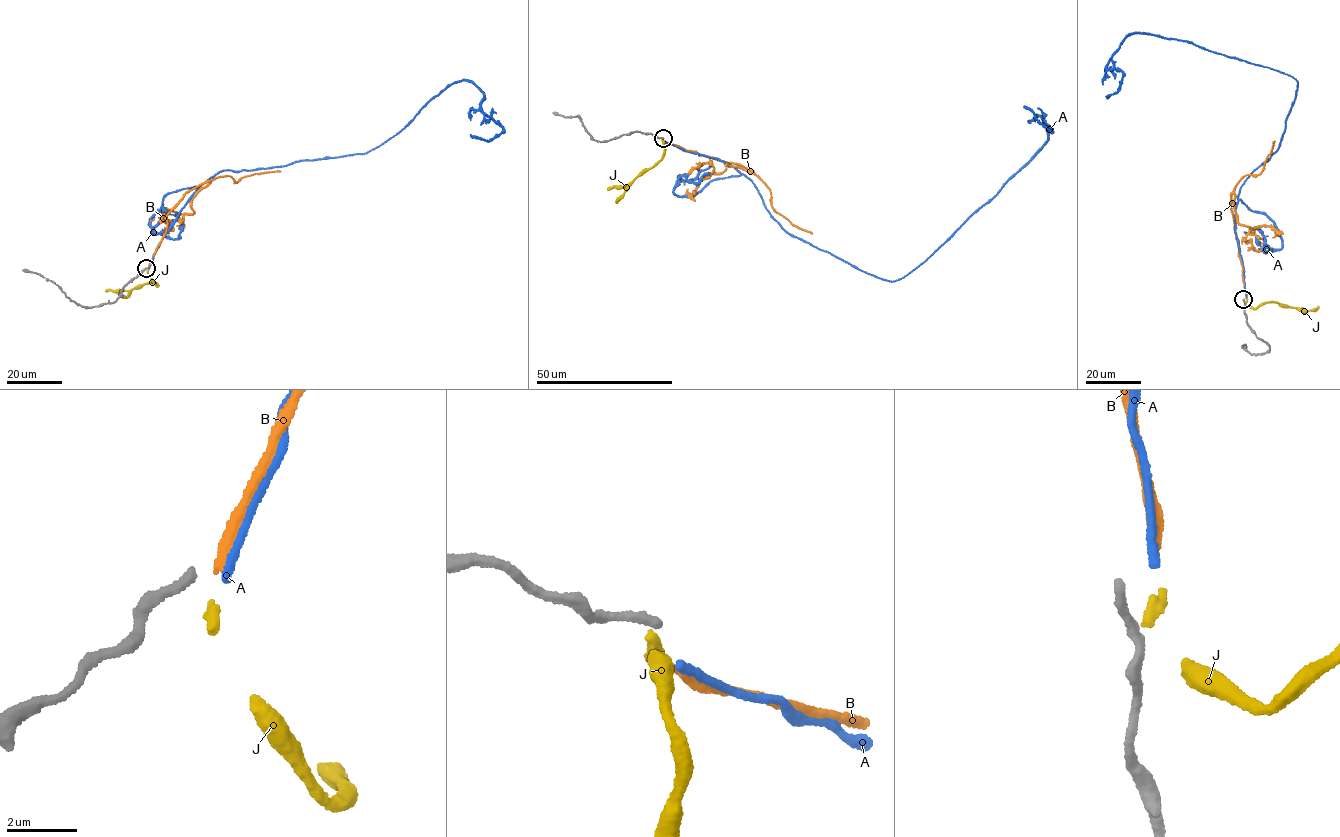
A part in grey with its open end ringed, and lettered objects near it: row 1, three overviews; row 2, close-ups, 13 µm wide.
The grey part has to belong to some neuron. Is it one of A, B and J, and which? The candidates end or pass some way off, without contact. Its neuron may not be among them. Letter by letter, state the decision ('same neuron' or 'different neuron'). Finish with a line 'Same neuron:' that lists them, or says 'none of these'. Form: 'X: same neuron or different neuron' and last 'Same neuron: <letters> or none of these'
A: different neuron
B: different neuron
J: different neuron
Same neuron: none of these

